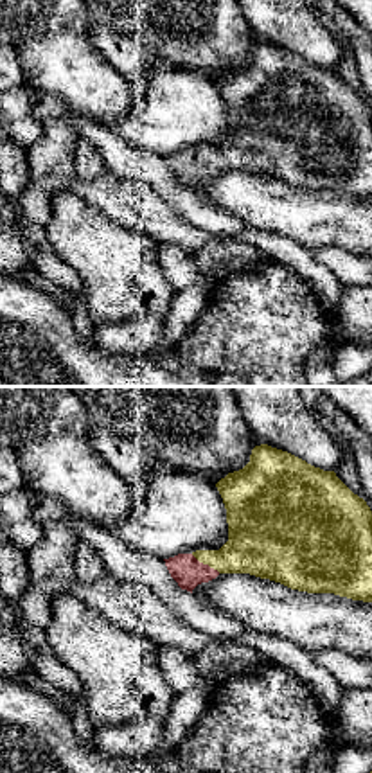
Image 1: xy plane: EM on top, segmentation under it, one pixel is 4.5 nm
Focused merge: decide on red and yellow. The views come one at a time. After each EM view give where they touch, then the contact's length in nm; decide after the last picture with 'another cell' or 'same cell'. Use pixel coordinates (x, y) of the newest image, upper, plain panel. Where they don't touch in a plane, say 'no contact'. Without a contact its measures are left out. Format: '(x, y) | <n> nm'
(205, 162) | 160 nm

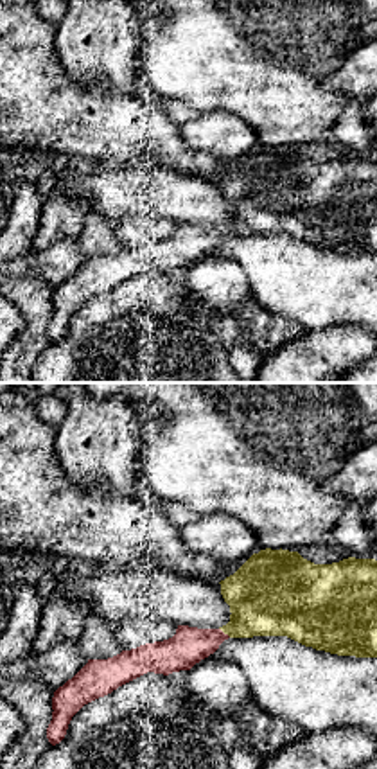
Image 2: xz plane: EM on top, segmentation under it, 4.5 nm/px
(223, 230) | 70 nm

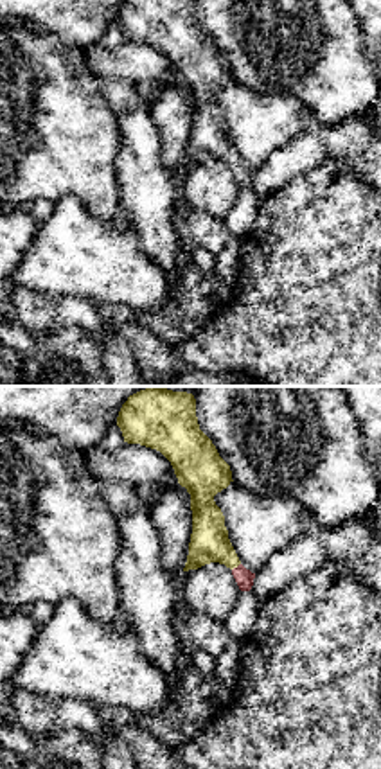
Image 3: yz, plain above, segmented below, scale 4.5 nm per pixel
(238, 164) | 50 nm

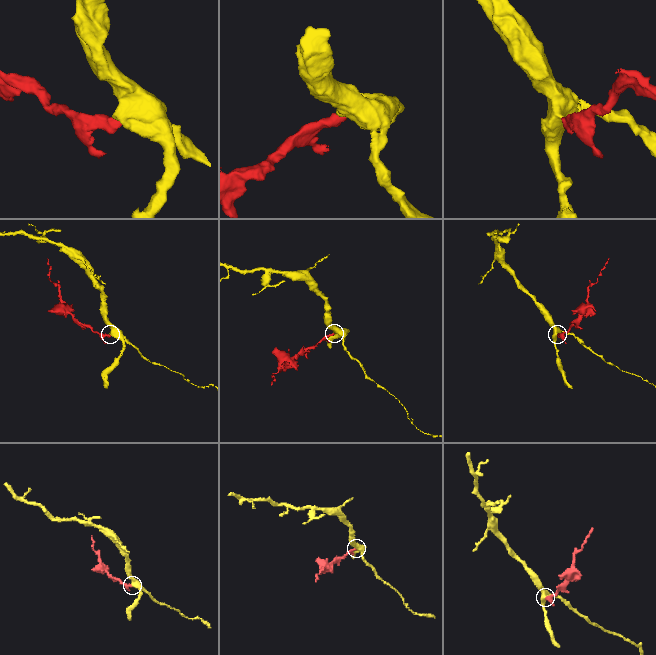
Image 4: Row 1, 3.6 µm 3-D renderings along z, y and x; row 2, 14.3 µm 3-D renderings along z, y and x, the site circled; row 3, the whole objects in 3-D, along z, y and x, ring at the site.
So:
same cell

